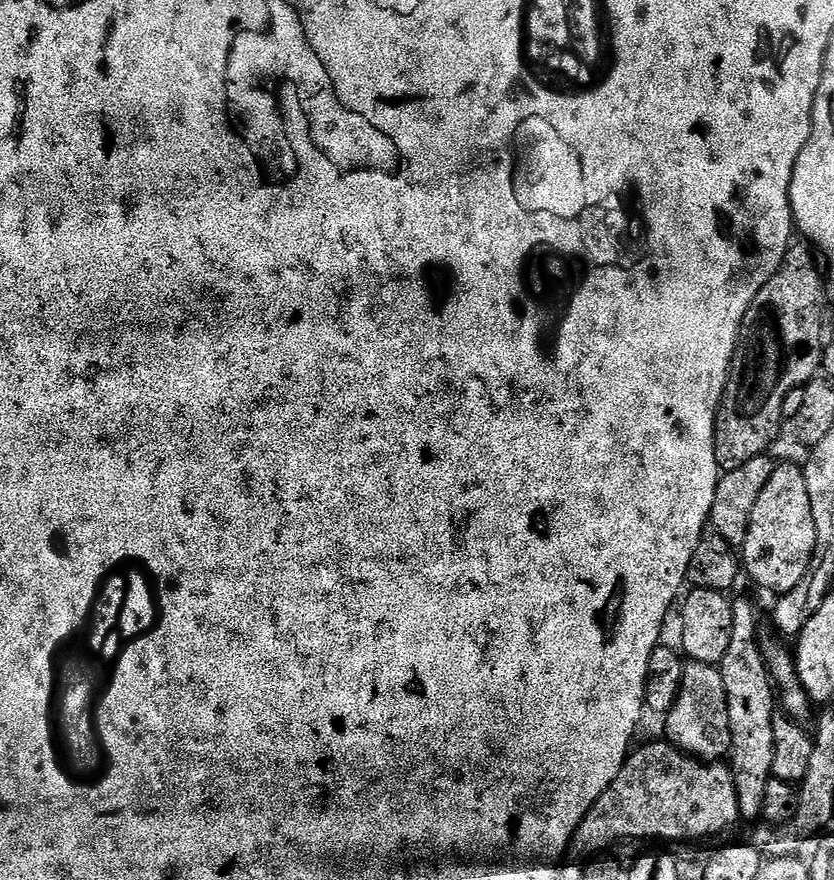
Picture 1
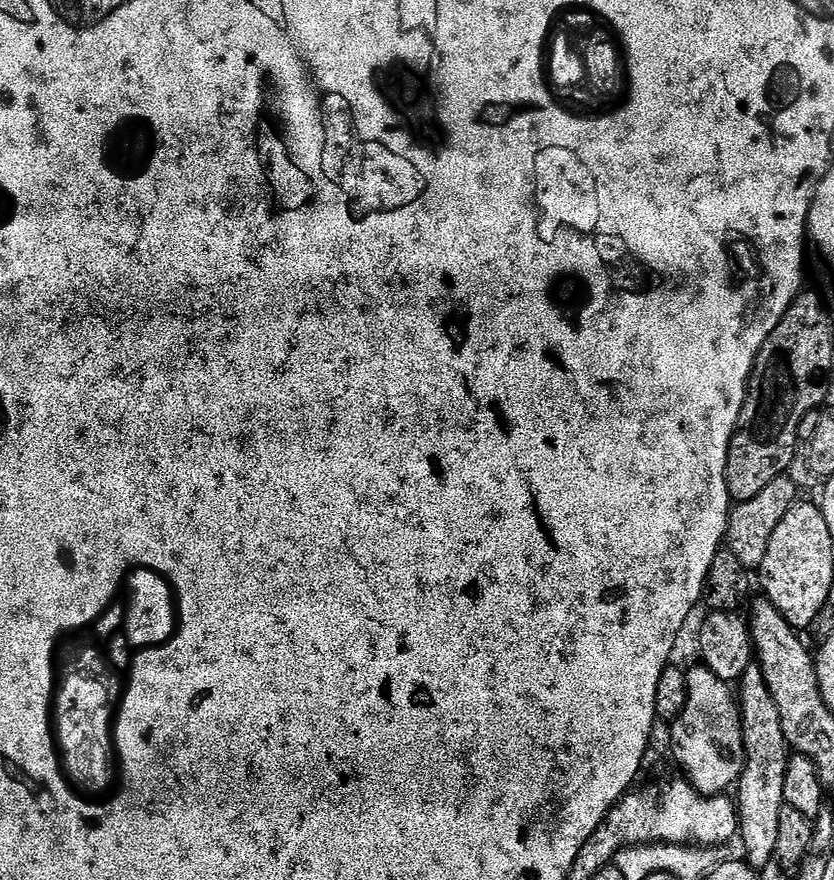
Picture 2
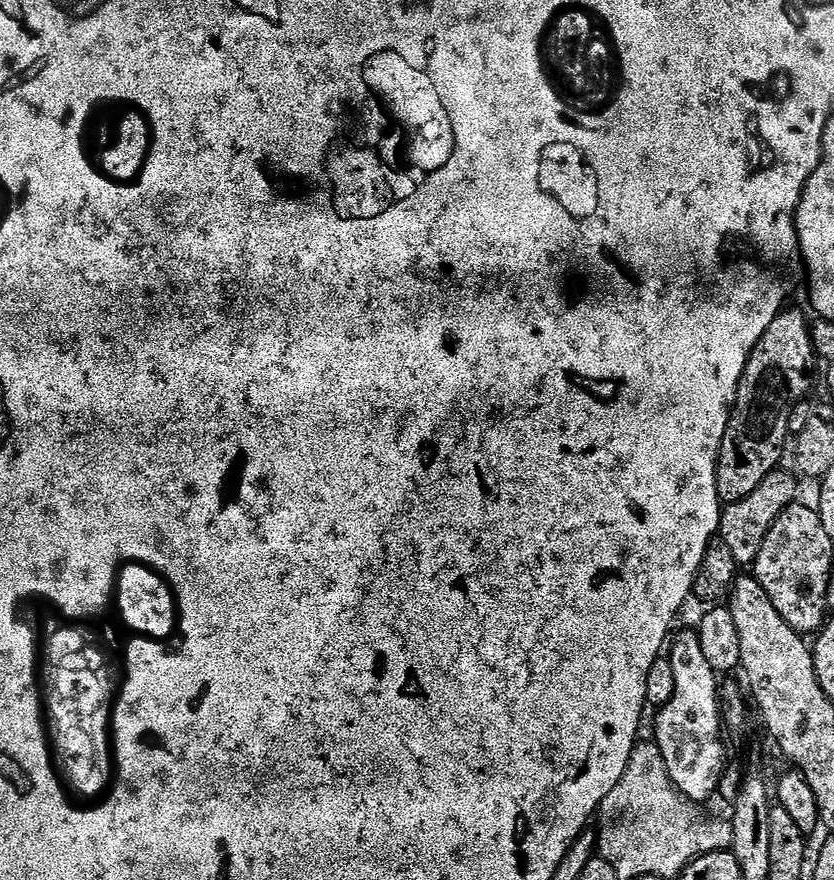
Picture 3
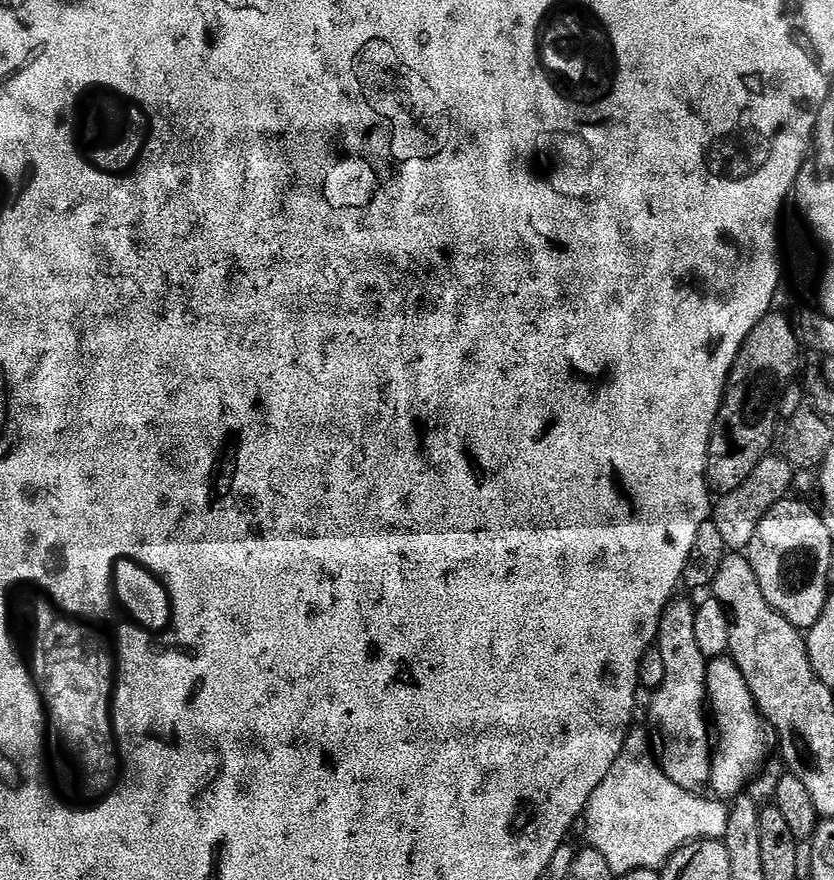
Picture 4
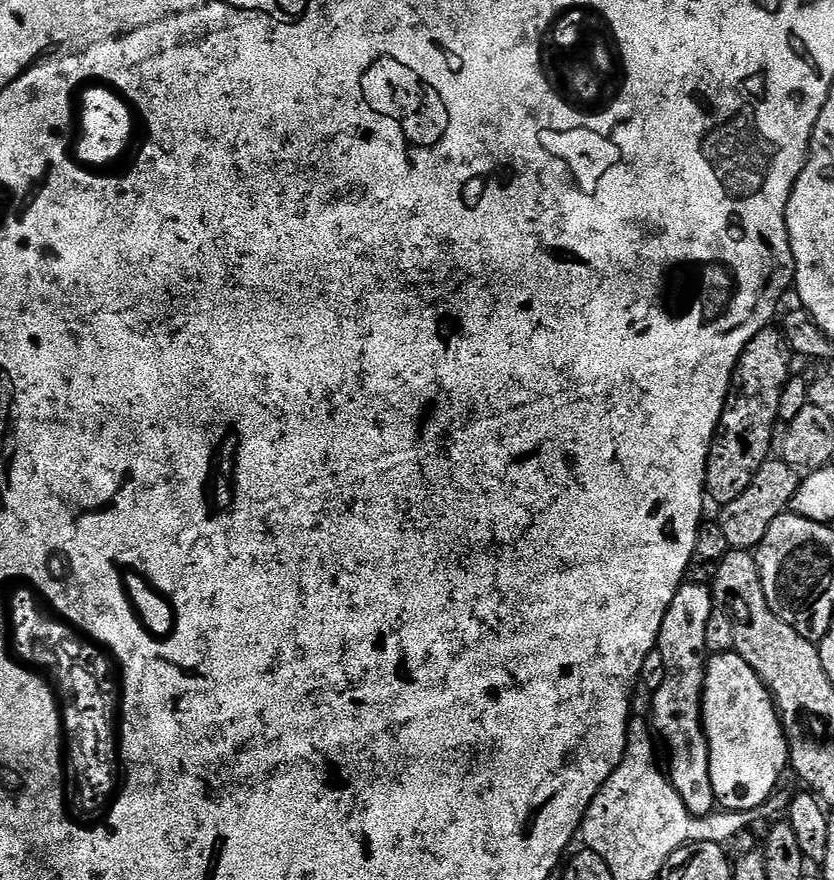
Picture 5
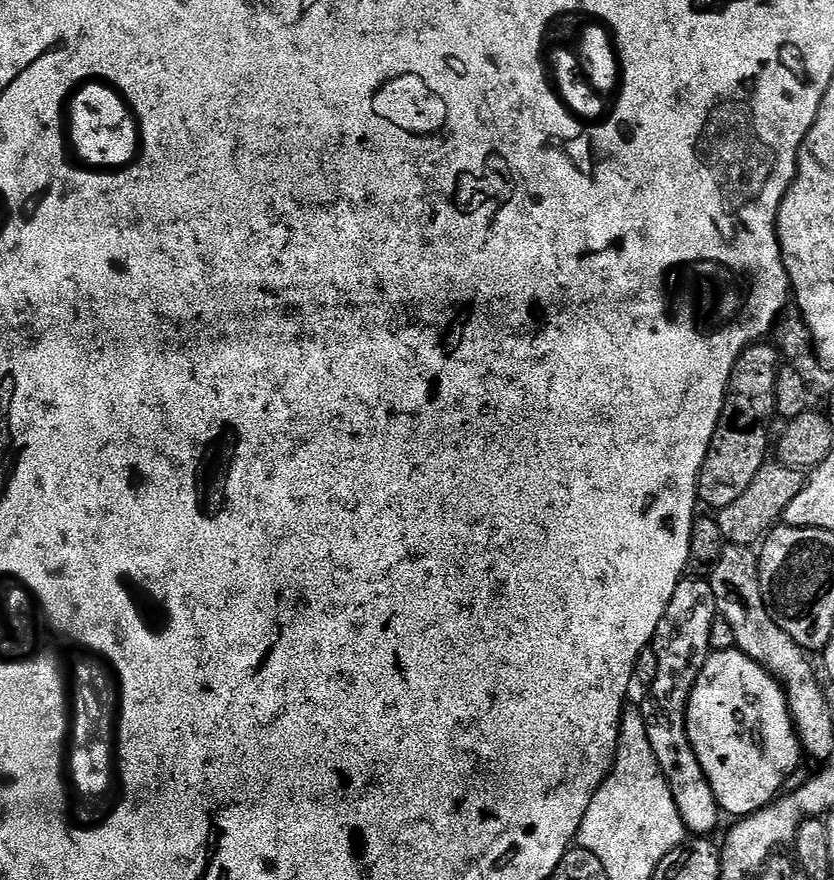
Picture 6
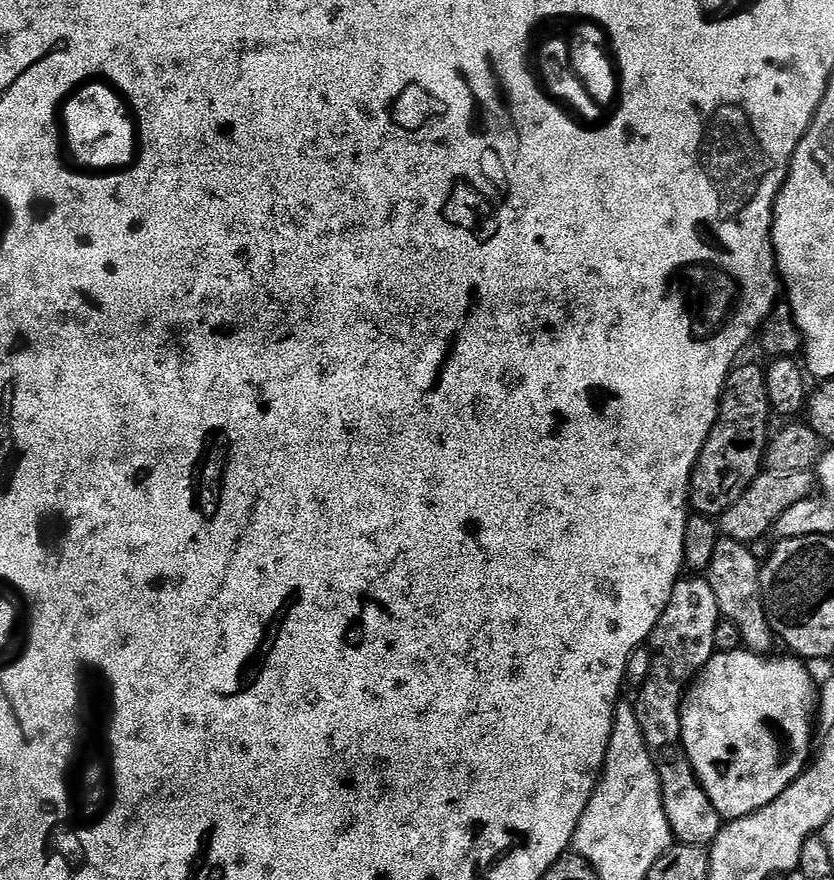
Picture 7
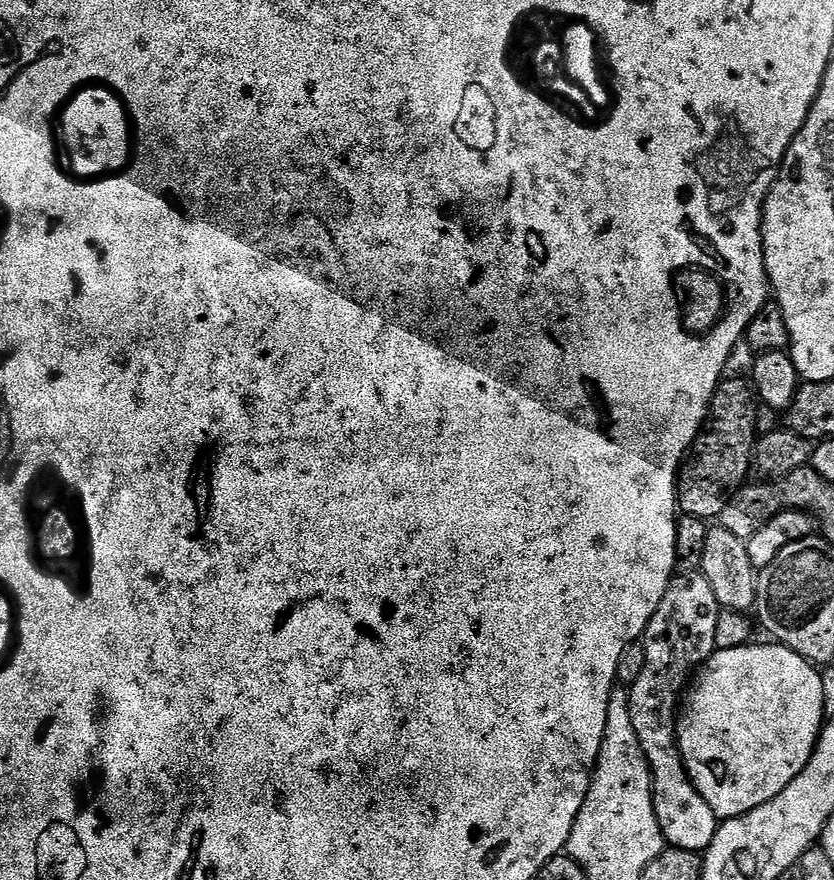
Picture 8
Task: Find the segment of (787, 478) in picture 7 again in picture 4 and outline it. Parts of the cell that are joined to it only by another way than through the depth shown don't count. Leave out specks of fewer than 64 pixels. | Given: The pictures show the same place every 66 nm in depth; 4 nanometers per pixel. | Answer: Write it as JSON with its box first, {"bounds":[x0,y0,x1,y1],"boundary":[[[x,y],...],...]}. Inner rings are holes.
{"bounds":[714,454,794,550],"boundary":[[[769,454],[750,474],[750,478],[744,480],[742,486],[738,486],[733,492],[723,493],[715,501],[714,519],[722,538],[726,538],[726,546],[729,550],[746,550],[766,514],[779,500],[785,499],[792,488],[792,475],[794,469],[792,463],[783,455]]]}

